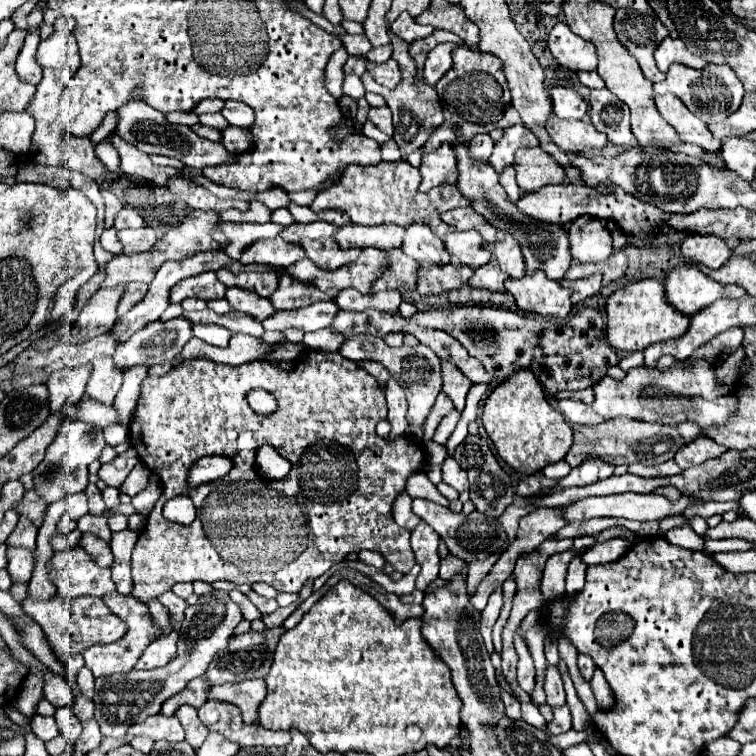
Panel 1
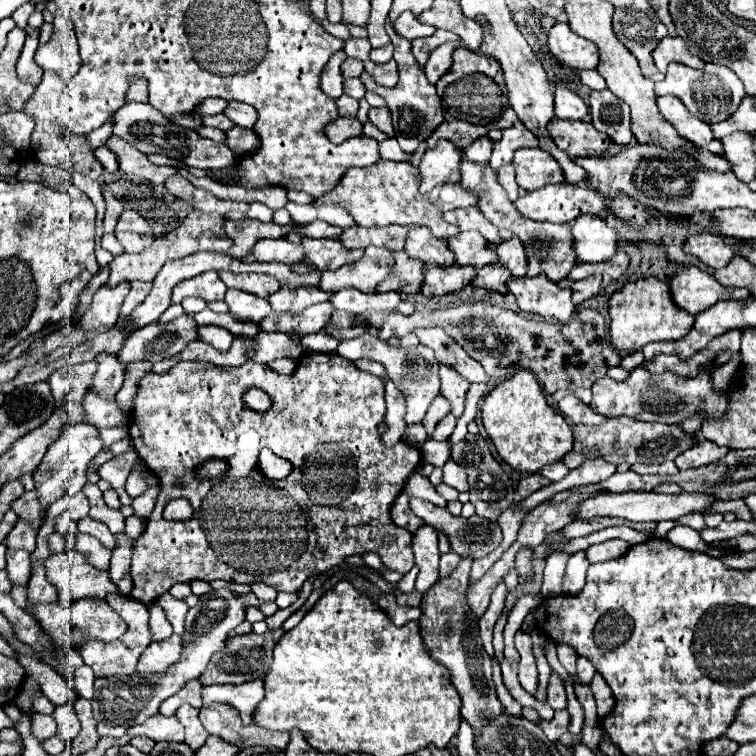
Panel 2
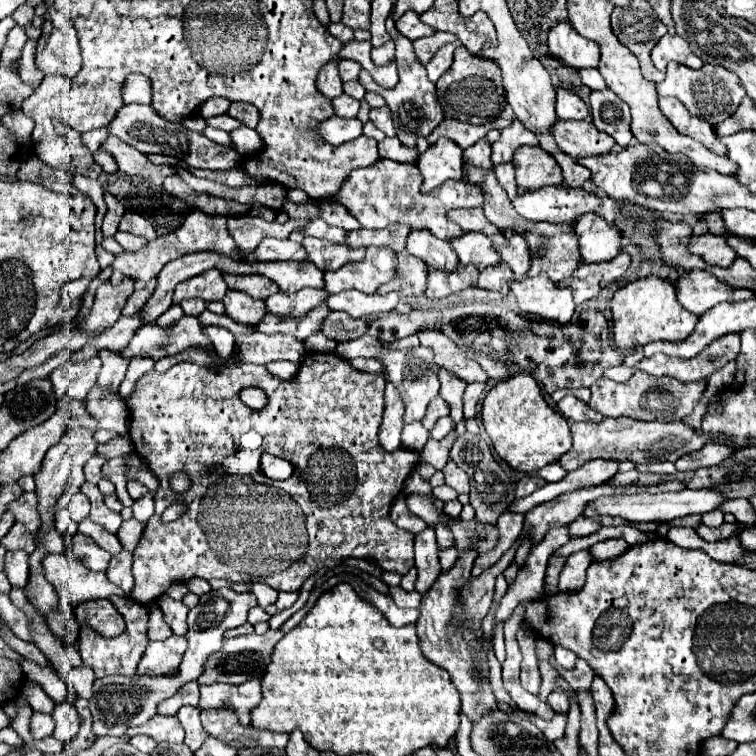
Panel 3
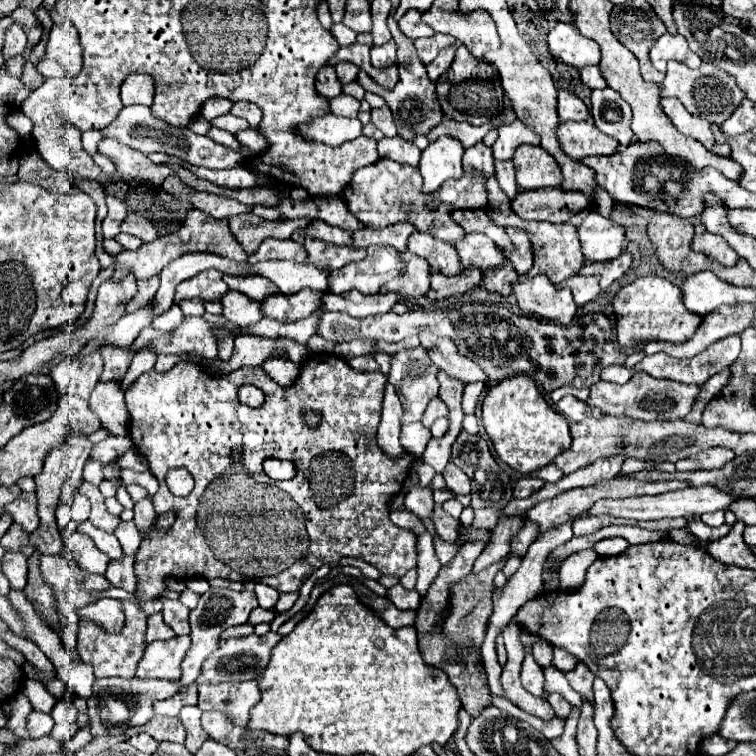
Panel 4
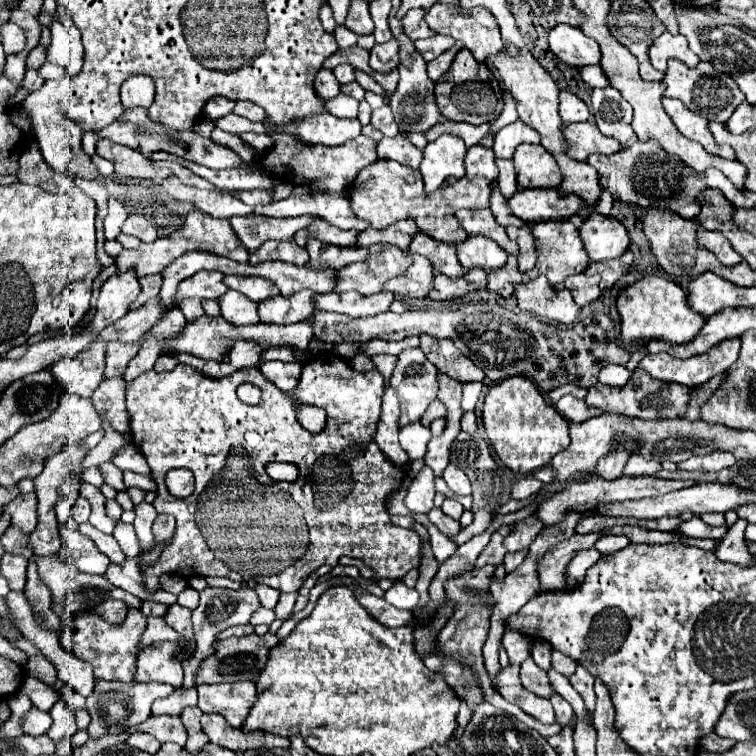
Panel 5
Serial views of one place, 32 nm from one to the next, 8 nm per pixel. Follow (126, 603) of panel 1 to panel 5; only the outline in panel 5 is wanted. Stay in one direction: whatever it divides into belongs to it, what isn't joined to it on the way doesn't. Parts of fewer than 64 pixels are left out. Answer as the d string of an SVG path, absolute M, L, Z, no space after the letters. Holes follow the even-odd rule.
M128 606L128 614L126 620L114 628L108 626L106 622L102 622L98 616L94 614L82 614L76 620L76 634L74 634L74 642L72 642L72 652L84 660L90 662L94 666L94 676L96 678L118 678L118 680L132 680L134 672L136 672L136 658L138 658L138 644L140 644L140 636L146 630L146 616L142 614L140 608L132 608Z

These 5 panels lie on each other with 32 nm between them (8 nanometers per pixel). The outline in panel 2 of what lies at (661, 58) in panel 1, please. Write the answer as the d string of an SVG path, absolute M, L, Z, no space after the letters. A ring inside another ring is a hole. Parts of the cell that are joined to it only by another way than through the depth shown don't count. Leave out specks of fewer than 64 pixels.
M666 36L656 46L656 50L654 50L652 56L654 56L654 62L656 62L656 66L658 66L660 72L666 72L666 68L668 68L670 62L680 62L680 64L690 66L690 68L704 68L704 64L706 64L702 58L690 54L690 50L686 48L684 40L678 38L678 36L676 38Z

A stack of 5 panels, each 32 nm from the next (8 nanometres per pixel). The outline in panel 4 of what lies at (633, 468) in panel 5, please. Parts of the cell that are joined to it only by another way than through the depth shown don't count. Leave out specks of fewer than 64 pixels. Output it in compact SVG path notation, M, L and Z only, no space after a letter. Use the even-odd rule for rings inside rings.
M628 458L622 465L622 473L634 473L640 471L650 471L655 466L654 462L644 462L635 458Z

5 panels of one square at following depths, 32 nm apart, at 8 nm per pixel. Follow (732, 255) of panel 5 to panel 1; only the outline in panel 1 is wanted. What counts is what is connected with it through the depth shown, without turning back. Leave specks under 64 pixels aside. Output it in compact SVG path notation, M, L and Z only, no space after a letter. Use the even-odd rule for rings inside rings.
M686 236L680 244L682 256L692 264L704 264L708 268L720 268L730 256L732 246L716 236Z

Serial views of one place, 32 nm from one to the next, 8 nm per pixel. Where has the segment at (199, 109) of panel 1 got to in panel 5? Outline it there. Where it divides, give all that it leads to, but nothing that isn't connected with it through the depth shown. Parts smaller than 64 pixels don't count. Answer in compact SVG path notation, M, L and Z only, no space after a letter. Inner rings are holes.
M210 98L204 106L204 118L208 120L216 120L216 118L222 118L224 114L232 112L234 108L234 102L232 100L226 100L226 98Z

